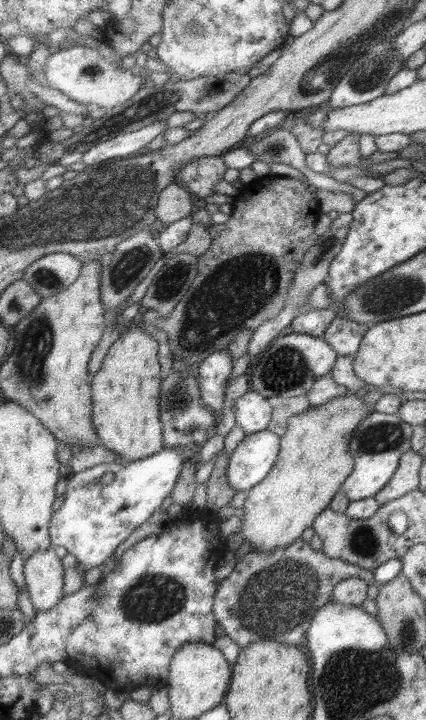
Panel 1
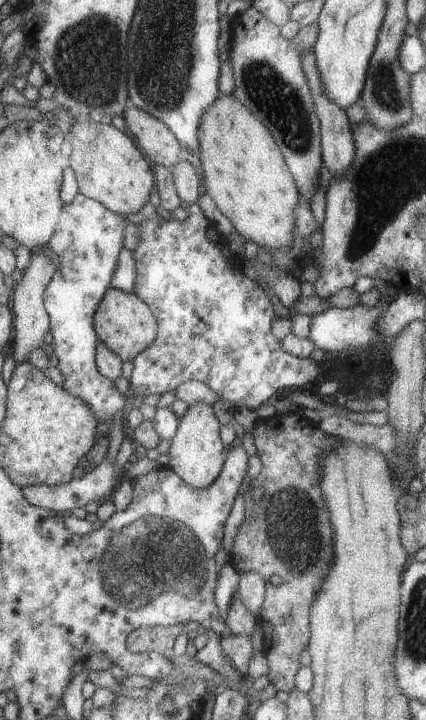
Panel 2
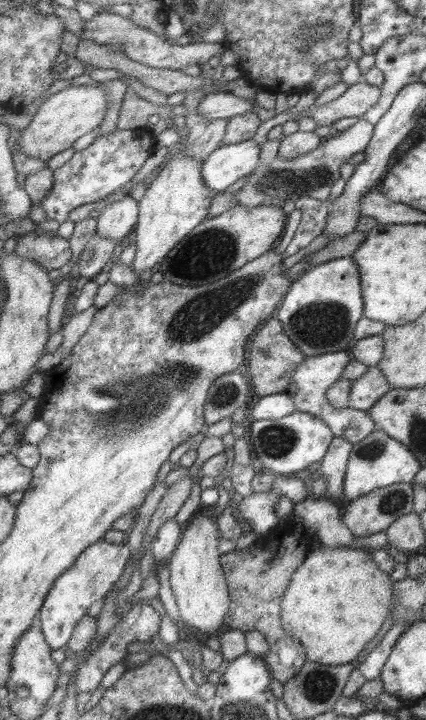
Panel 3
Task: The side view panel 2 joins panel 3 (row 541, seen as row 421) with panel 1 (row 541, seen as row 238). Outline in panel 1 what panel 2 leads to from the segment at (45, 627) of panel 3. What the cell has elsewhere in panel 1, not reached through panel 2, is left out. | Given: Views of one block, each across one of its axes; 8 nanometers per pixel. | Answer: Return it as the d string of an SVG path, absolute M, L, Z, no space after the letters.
M164 446L155 454L142 459L126 463L117 460L72 473L66 479L63 503L50 516L48 528L50 544L53 547L65 548L78 564L81 564L83 572L106 562L112 556L113 550L129 536L130 532L147 520L149 515L159 508L163 498L169 496L183 461L179 450Z

